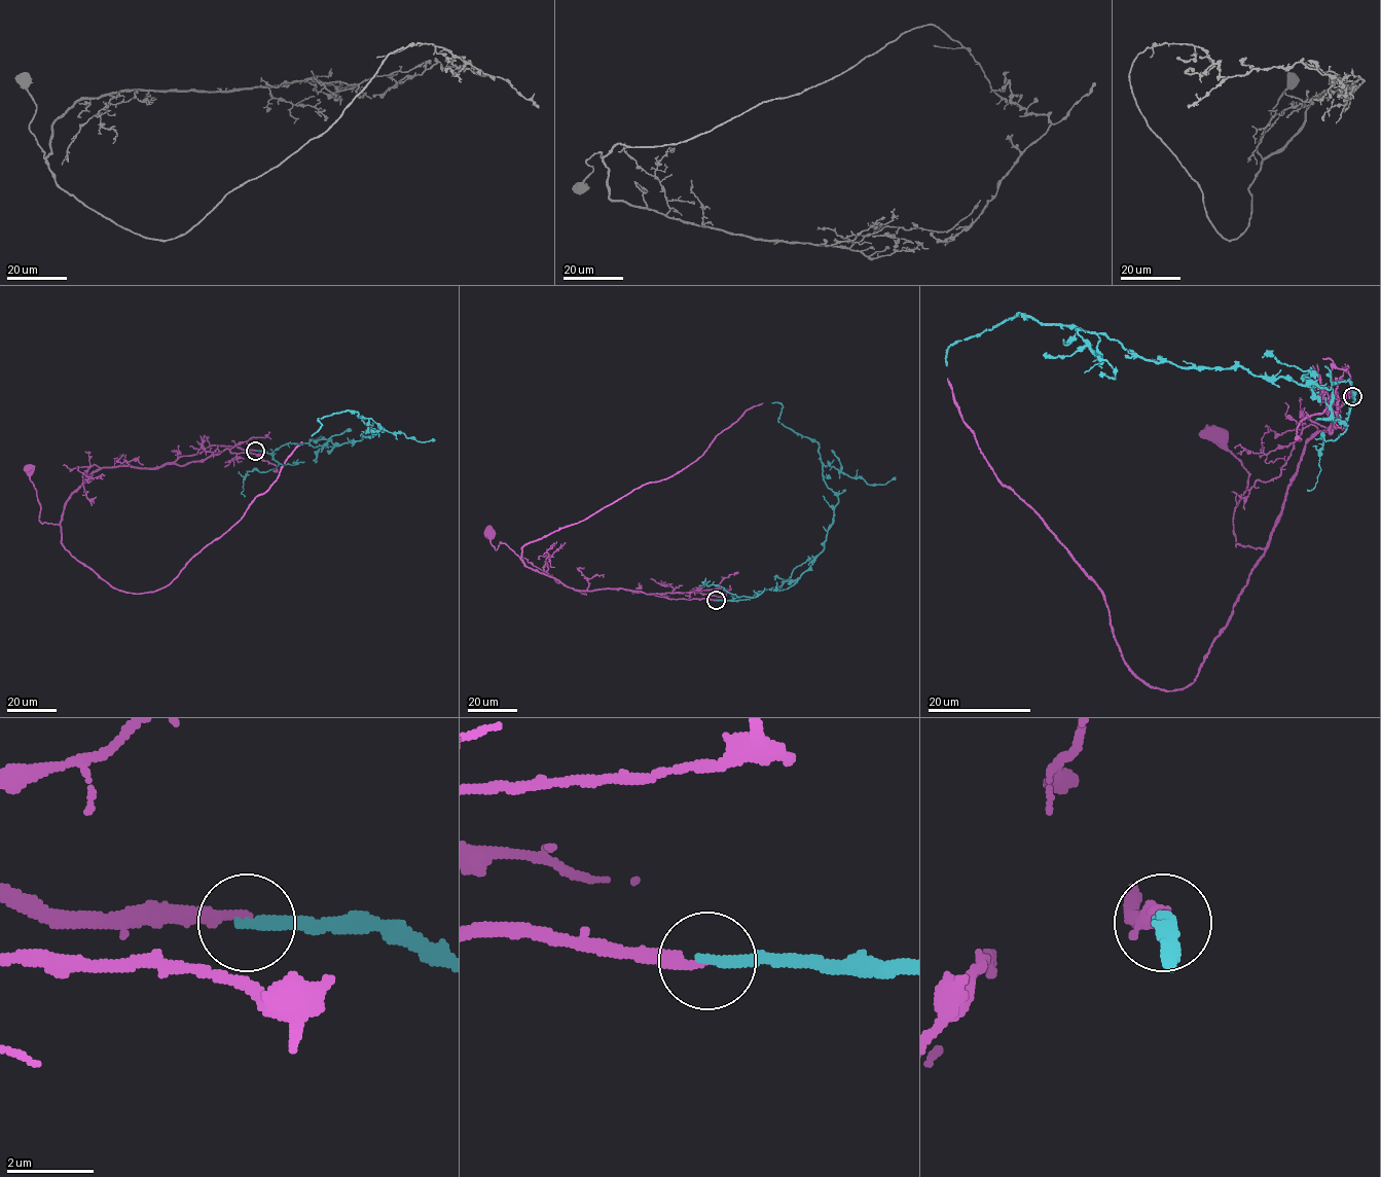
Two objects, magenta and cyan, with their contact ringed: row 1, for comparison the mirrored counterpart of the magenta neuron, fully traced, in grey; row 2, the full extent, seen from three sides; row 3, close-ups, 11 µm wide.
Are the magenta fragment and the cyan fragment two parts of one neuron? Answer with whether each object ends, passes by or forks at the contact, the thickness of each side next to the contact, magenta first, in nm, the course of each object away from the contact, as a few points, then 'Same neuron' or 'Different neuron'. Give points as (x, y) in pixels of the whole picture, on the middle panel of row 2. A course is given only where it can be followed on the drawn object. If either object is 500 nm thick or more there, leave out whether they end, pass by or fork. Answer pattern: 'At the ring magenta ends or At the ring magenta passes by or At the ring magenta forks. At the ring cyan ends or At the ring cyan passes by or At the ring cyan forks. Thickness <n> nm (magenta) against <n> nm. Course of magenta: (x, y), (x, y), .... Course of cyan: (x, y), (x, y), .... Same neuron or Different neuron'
At the ring magenta ends. At the ring cyan ends. Thickness 240 nm (magenta) against 280 nm. Course of magenta: (717, 600), (669, 599), (615, 589), (577, 591), (529, 568), (504, 543), (500, 542), (497, 549), (487, 534). Course of cyan: (717, 600), (795, 582), (833, 522), (838, 498), (823, 478), (819, 446), (779, 422), (783, 405), (772, 402). Same neuron

